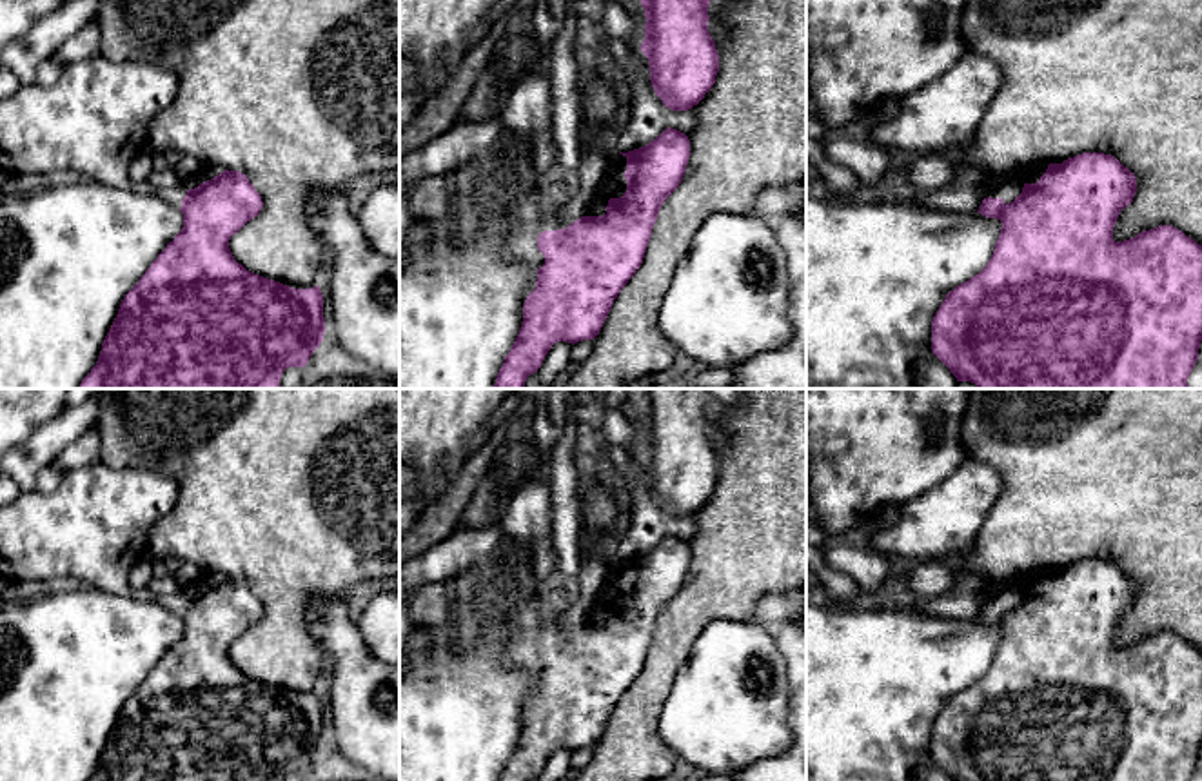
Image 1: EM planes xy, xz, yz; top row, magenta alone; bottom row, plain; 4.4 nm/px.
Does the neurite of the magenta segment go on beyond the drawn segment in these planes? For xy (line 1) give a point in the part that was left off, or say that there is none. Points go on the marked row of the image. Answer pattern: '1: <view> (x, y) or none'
1: xy (173, 195)

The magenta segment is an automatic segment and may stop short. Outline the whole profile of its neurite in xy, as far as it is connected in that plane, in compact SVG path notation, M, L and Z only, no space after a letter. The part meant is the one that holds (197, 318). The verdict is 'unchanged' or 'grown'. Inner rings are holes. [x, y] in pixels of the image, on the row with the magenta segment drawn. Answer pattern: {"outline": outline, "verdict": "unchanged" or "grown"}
{"outline": "M205 163L189 182L160 189L160 196L183 214L183 227L158 254L140 282L125 294L102 343L96 365L78 389L281 389L289 367L305 367L325 334L320 287L292 289L238 263L229 240L260 214L260 193L240 171Z", "verdict": "grown"}

